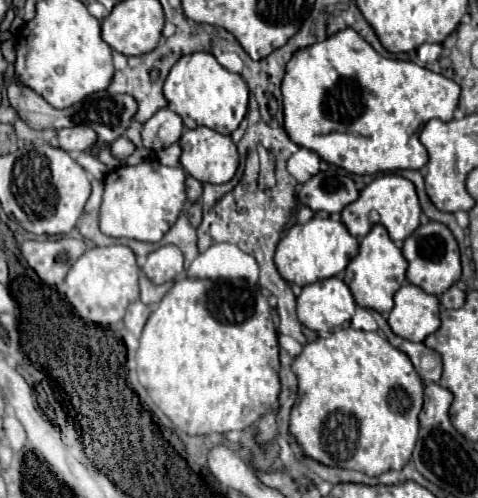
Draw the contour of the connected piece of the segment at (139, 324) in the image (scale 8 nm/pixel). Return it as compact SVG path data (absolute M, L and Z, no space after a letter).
M134 301L134 303L128 307L126 317L124 317L126 329L128 329L132 335L140 337L146 321L148 321L148 317L150 317L150 311L152 311L152 307L146 307L142 301Z

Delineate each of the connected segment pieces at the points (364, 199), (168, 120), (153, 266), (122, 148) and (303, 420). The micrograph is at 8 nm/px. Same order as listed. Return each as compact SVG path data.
M382 175L376 177L370 185L366 185L366 189L360 193L360 197L350 203L350 207L346 207L342 211L342 223L346 223L348 231L354 237L364 237L370 231L370 221L368 221L368 213L370 211L378 211L380 213L380 221L382 225L388 229L390 239L394 241L404 241L408 235L412 235L416 231L416 227L420 225L420 203L418 203L418 195L416 195L416 187L412 181L400 177L400 175Z
M160 109L156 115L152 115L142 129L142 141L146 149L152 151L162 151L166 147L170 147L172 143L176 143L180 139L184 131L184 123L180 119L180 115L176 115L174 111Z
M160 247L148 255L142 271L154 285L174 281L184 271L182 251L178 251L178 247Z
M126 137L118 139L118 141L110 147L110 153L112 153L116 159L120 159L120 161L124 161L132 151L134 151L134 145L132 145Z
M352 327L336 329L336 331L332 331L330 335L320 337L320 339L316 339L316 341L308 343L308 345L302 349L302 353L294 359L292 371L294 371L296 379L298 379L298 401L296 401L296 405L292 407L292 411L290 411L290 433L296 437L298 445L302 447L302 451L304 451L308 457L312 457L312 459L316 459L316 461L320 461L320 463L324 463L324 465L364 471L366 475L372 475L372 477L376 477L376 475L380 475L380 473L384 473L384 471L390 471L390 469L400 471L400 469L408 463L408 459L410 459L410 455L412 455L412 449L414 449L414 443L416 443L416 439L418 439L418 413L420 413L420 409L422 409L424 385L422 385L422 379L420 379L420 375L416 373L412 361L408 359L408 355L402 353L400 349L392 347L386 337L382 337L382 335L376 333L376 331L370 333L370 331L358 331L358 329L352 329Z

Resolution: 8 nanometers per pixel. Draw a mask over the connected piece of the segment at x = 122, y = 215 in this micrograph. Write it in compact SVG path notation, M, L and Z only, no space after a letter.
M144 159L134 167L118 167L106 175L106 189L100 205L100 231L108 237L126 237L158 243L176 223L186 203L186 171L162 165L158 159Z

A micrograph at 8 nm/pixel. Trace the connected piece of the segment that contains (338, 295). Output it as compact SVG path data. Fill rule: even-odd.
M328 277L302 287L298 297L298 319L316 333L348 325L356 303L340 277Z

